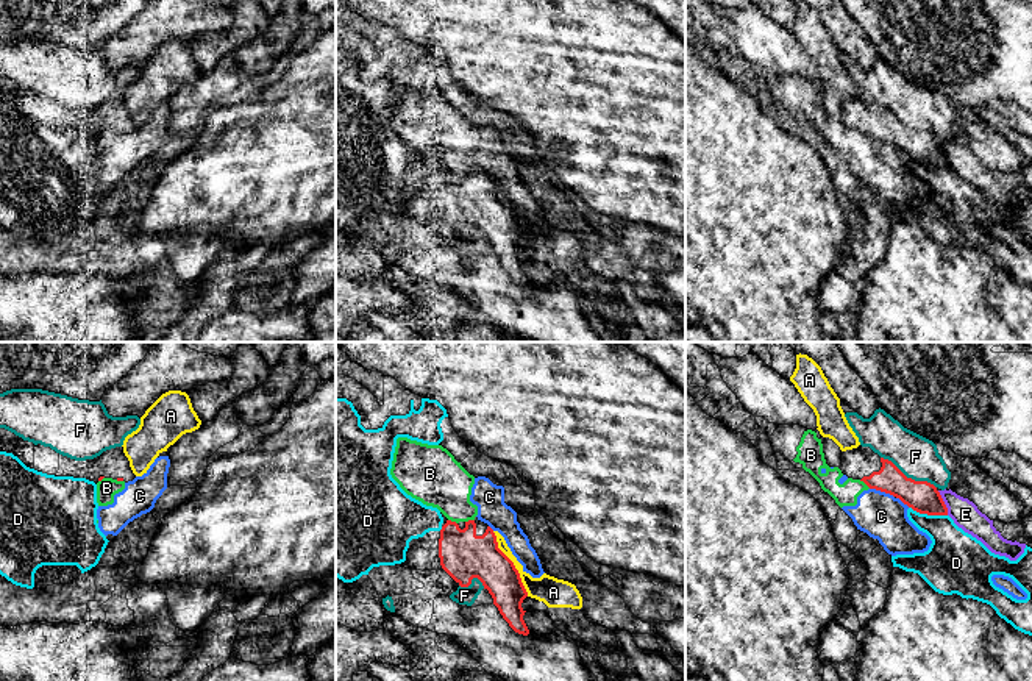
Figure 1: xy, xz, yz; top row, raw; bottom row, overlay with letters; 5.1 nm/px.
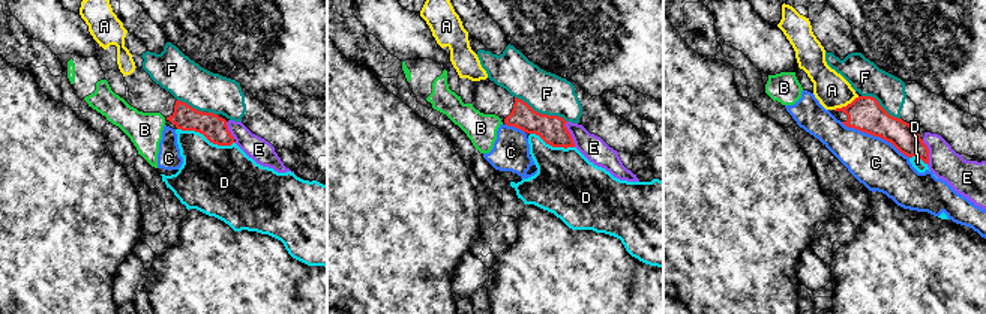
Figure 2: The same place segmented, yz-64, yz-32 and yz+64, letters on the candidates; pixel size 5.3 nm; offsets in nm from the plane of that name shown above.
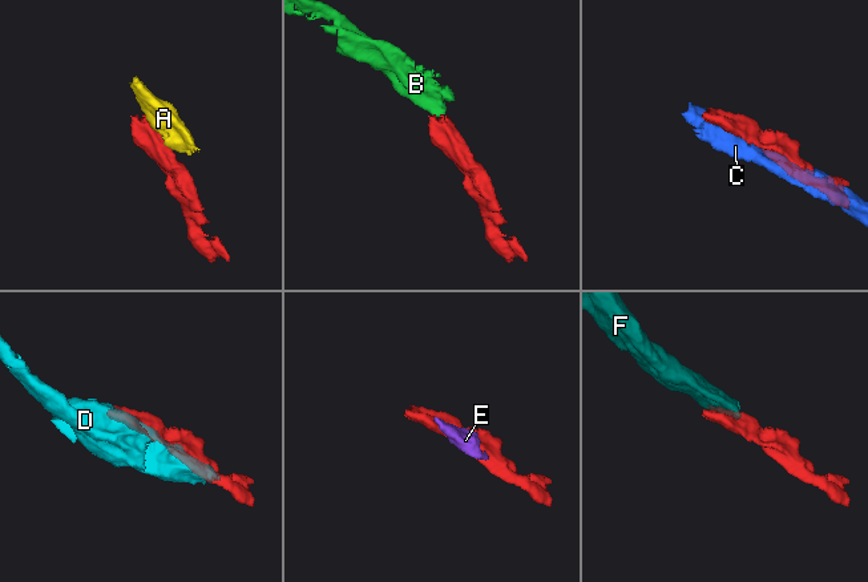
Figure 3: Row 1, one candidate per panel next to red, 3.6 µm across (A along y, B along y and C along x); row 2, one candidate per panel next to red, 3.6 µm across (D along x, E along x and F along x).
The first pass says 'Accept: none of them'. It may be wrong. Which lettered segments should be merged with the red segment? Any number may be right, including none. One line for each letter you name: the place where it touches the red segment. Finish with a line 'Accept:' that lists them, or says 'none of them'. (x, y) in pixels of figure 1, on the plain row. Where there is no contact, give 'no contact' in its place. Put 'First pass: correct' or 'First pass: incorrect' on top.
First pass: correct
Accept: none of them

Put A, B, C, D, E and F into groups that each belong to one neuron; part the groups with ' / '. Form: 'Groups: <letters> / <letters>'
Groups: A / B C / D / E / F

